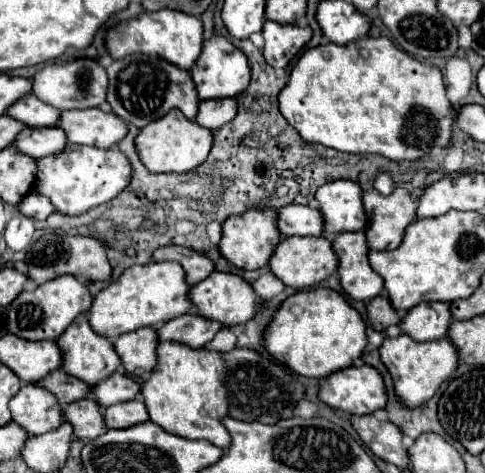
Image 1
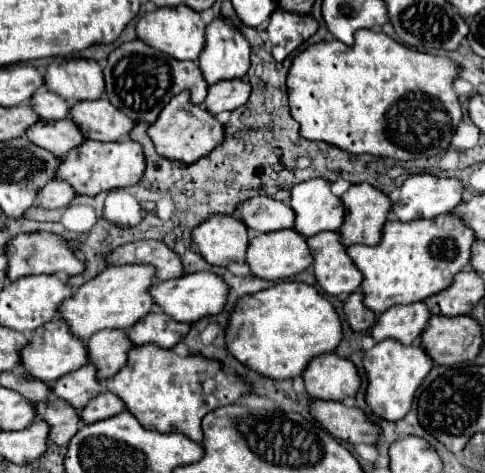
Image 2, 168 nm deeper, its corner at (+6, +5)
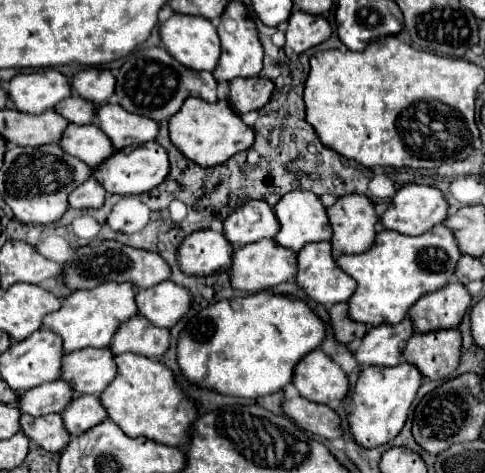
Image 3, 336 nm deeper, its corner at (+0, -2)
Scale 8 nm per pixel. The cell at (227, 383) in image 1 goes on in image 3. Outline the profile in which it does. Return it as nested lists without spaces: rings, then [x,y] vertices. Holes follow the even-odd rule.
[[[135,354],[115,356],[115,366],[117,374],[99,398],[109,420],[113,420],[131,438],[145,436],[159,444],[183,446],[187,442],[187,430],[199,416],[199,410],[189,398],[181,394],[175,384],[173,372],[157,360]]]

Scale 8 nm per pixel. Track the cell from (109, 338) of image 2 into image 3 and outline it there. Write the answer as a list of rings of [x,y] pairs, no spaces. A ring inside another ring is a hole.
[[[85,348],[63,356],[61,380],[73,386],[73,394],[103,392],[115,378],[115,364],[111,364],[109,348]]]

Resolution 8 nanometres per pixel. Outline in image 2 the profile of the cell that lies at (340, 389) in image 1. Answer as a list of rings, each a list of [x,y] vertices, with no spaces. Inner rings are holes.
[[[335,353],[315,357],[309,363],[309,369],[303,373],[307,393],[313,399],[325,401],[343,401],[355,397],[361,387],[361,377],[357,367]]]

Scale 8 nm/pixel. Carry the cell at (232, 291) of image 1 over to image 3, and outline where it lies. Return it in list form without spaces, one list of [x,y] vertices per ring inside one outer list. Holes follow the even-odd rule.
[[[171,280],[159,282],[153,288],[139,290],[135,296],[139,316],[147,318],[159,328],[173,328],[191,308],[191,296]]]

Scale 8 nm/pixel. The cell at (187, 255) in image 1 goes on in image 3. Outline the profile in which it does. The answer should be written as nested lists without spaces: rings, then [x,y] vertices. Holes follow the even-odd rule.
[[[103,240],[99,244],[87,244],[77,248],[73,254],[73,260],[63,264],[61,274],[65,276],[63,284],[69,290],[89,290],[107,282],[117,282],[117,284],[131,282],[135,288],[151,288],[169,278],[169,266],[155,252],[137,250],[113,240]]]

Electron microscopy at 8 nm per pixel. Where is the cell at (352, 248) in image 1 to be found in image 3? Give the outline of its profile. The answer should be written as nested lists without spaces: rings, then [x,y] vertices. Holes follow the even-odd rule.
[[[329,242],[307,244],[297,252],[295,284],[305,294],[325,306],[347,302],[355,292],[355,280],[339,270],[331,256]]]

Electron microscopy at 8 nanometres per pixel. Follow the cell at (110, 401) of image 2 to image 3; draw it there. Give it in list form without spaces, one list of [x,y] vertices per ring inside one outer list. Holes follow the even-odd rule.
[[[75,396],[75,400],[71,400],[71,404],[63,410],[61,418],[67,432],[71,436],[79,436],[107,416],[97,396]]]

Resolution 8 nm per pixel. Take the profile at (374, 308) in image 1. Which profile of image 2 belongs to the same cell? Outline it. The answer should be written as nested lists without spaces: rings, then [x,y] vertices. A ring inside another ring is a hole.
[[[355,291],[345,301],[345,317],[355,331],[369,331],[375,323],[375,313],[363,303],[363,293]]]

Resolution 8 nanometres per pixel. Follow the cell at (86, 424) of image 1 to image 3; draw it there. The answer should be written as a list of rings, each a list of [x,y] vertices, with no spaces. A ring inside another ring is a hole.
[[[47,414],[47,416],[21,416],[19,418],[21,432],[41,446],[47,452],[61,452],[71,438],[69,432],[63,428],[61,414]]]

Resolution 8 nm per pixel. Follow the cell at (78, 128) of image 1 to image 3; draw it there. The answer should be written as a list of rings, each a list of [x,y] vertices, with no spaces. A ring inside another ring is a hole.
[[[103,104],[97,108],[97,124],[111,138],[117,150],[125,146],[145,144],[157,138],[159,122],[127,112],[119,104]]]

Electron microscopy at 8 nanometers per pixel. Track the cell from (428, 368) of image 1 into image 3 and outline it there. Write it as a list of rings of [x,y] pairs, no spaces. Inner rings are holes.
[[[399,362],[391,368],[363,368],[351,394],[351,408],[347,410],[347,424],[353,440],[365,450],[393,442],[407,420],[409,406],[421,382],[423,376],[419,370],[407,362]]]

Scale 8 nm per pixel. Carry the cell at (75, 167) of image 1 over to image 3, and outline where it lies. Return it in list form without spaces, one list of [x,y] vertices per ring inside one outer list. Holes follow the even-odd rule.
[[[147,142],[141,146],[117,150],[109,160],[105,160],[95,170],[95,176],[99,176],[99,180],[103,180],[103,186],[111,194],[143,194],[143,192],[149,192],[157,184],[161,184],[167,174],[169,174],[169,156],[167,156],[167,150],[163,146],[159,146],[157,142]]]

